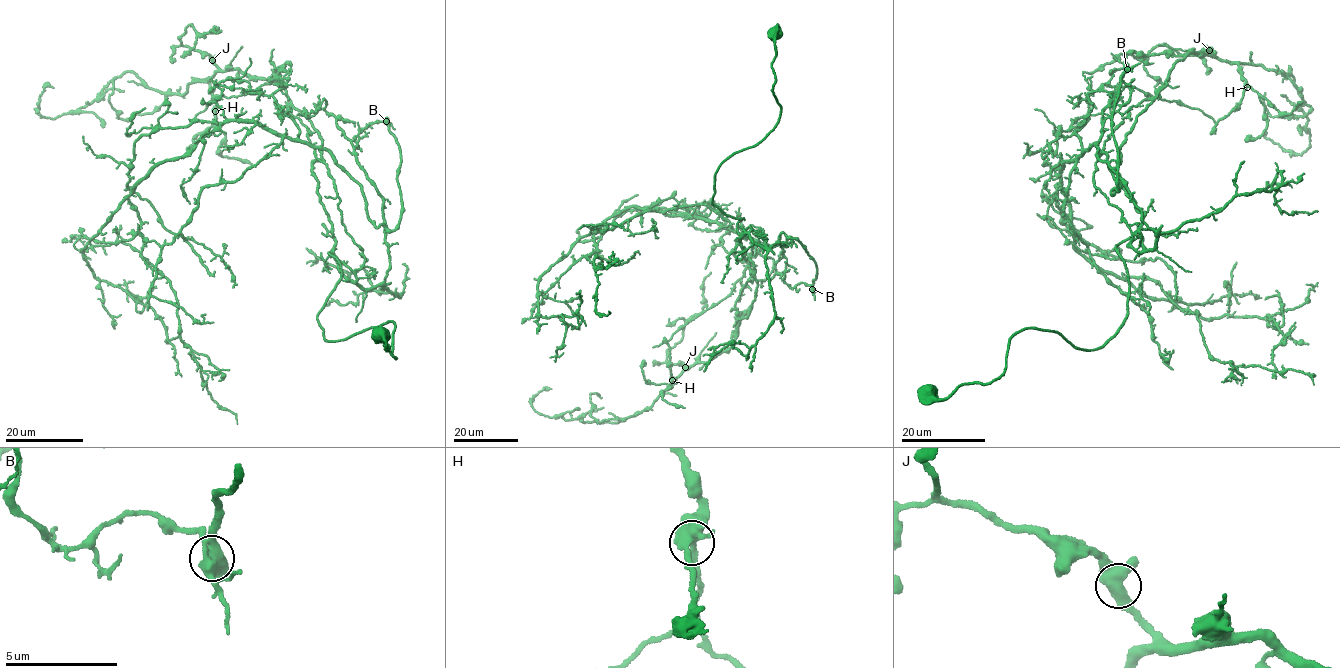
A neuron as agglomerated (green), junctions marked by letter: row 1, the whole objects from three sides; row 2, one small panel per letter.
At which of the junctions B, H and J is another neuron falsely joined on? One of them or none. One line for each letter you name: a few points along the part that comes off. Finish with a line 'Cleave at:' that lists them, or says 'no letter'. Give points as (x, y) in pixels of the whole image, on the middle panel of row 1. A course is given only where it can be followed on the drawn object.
B: Course of the part to remove: (812, 289), (798, 240), (634, 206), (587, 257), (601, 259), (595, 309), (608, 311)
Cleave at: B

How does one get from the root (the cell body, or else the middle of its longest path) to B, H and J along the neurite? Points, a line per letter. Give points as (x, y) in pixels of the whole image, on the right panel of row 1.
B: (928, 394), (997, 378), (1026, 329), (1089, 351), (1123, 324), (1115, 248), (1155, 238), (1096, 153), (1126, 69)
H: (928, 394), (997, 378), (1026, 329), (1114, 335), (1133, 238), (1094, 185), (1104, 141), (1190, 52), (1247, 87)
J: (928, 394), (997, 378), (1026, 329), (1089, 351), (1114, 335), (1133, 238), (1095, 161), (1173, 63), (1209, 50)

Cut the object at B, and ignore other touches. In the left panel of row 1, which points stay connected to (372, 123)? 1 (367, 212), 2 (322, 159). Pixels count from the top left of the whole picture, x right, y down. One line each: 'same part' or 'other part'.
1: other part
2: same part

